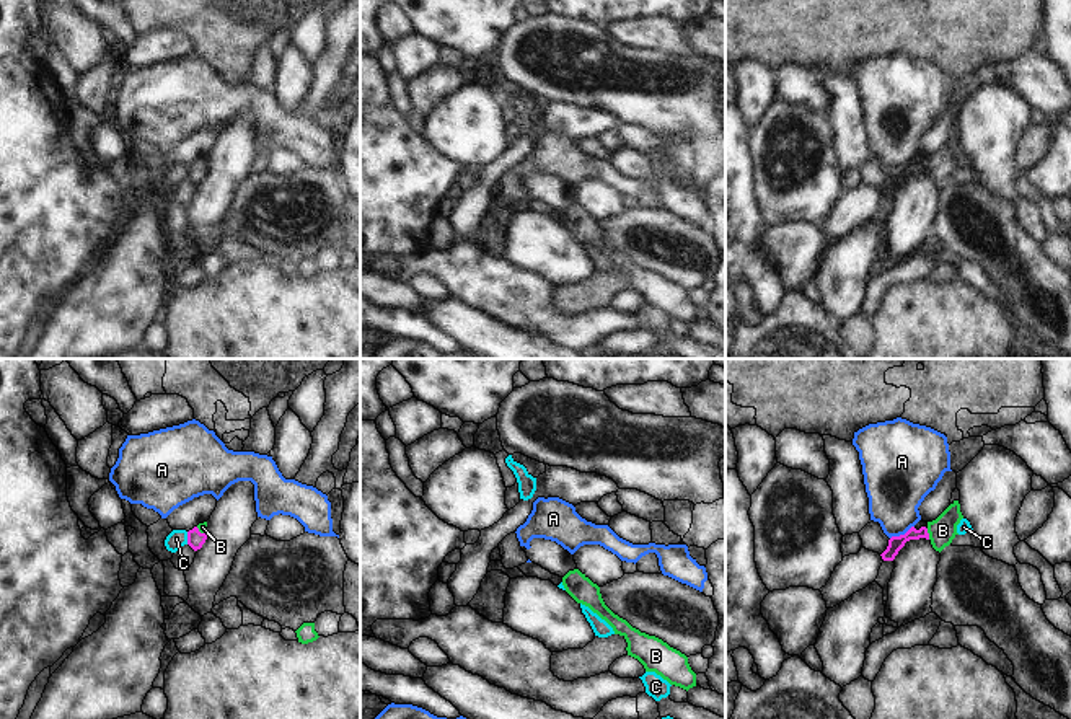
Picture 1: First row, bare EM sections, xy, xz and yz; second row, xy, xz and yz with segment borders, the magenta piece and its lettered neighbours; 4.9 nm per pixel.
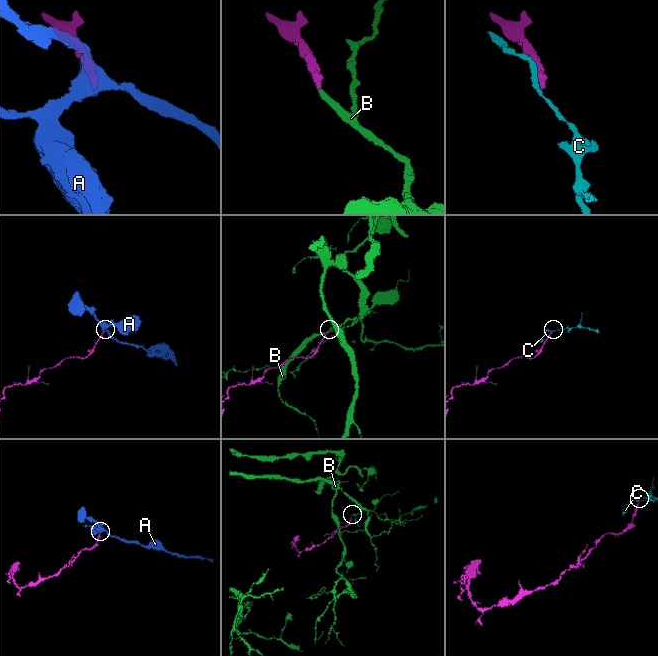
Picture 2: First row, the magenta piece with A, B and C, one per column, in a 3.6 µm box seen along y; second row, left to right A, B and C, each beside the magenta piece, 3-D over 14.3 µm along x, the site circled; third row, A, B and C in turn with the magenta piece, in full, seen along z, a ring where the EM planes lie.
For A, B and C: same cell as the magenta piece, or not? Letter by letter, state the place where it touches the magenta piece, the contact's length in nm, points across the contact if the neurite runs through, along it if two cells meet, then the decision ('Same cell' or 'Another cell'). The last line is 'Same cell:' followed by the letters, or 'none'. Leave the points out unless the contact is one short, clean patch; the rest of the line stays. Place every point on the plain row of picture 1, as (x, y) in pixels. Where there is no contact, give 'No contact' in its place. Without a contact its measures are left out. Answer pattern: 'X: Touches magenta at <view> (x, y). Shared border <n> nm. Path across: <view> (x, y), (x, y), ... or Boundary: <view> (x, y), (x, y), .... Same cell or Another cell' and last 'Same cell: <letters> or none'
A: Touches magenta at yz (902, 170). Shared border 140 nm. Boundary: yz (913, 160), (890, 173). Another cell
B: Touches magenta at yz (928, 168). Shared border 60 nm. Path across: yz (895, 178), (912, 168), (928, 168), (943, 165). Same cell
C: Touches magenta at xy (188, 173). Shared border 60 nm. Boundary: xy (186, 167), (188, 178). Another cell
Same cell: B

